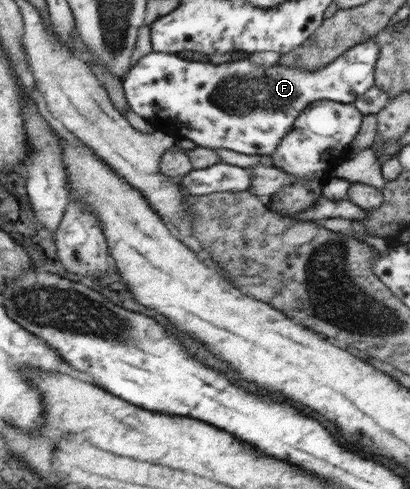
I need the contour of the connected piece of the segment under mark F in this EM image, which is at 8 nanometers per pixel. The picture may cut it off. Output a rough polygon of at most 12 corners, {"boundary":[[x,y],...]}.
{"boundary":[[376,36],[319,70],[152,51],[130,109],[197,146],[271,154],[312,102],[374,85]]}

